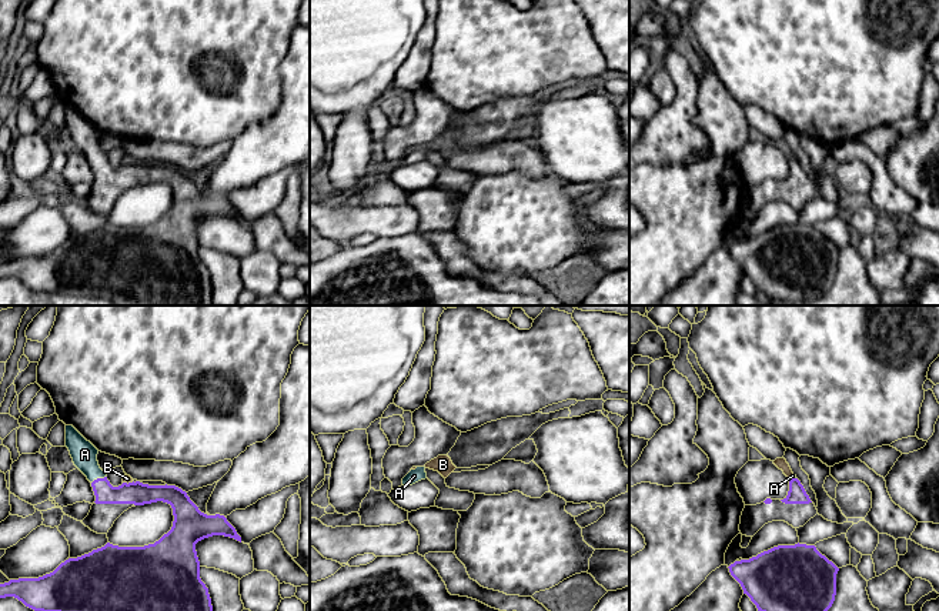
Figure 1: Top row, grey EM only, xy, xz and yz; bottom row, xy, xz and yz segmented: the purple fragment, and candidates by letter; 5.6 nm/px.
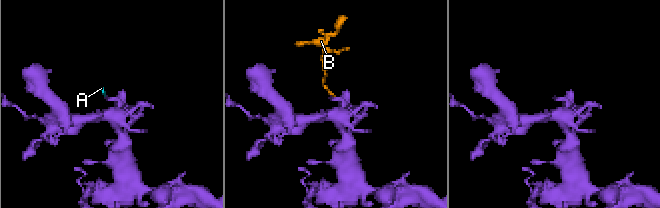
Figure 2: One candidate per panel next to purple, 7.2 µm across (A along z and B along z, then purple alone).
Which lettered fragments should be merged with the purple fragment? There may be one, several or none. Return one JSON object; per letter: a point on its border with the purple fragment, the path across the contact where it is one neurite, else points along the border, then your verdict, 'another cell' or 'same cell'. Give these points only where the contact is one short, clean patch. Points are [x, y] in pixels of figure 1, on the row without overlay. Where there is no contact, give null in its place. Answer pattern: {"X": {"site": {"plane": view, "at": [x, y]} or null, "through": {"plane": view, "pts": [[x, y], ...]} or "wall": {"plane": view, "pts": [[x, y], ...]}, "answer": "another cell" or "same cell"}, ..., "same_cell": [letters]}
{"A": {"site": {"plane": "xy", "at": [99, 159]}, "through": {"plane": "xy", "pts": [[136, 173], [112, 173], [99, 159], [87, 144], [84, 134]]}, "answer": "same cell"}, "B": {"site": {"plane": "xy", "at": [126, 163]}, "wall": {"plane": "xy", "pts": [[133, 162], [123, 163]]}, "answer": "another cell"}, "same_cell": ["A"]}

